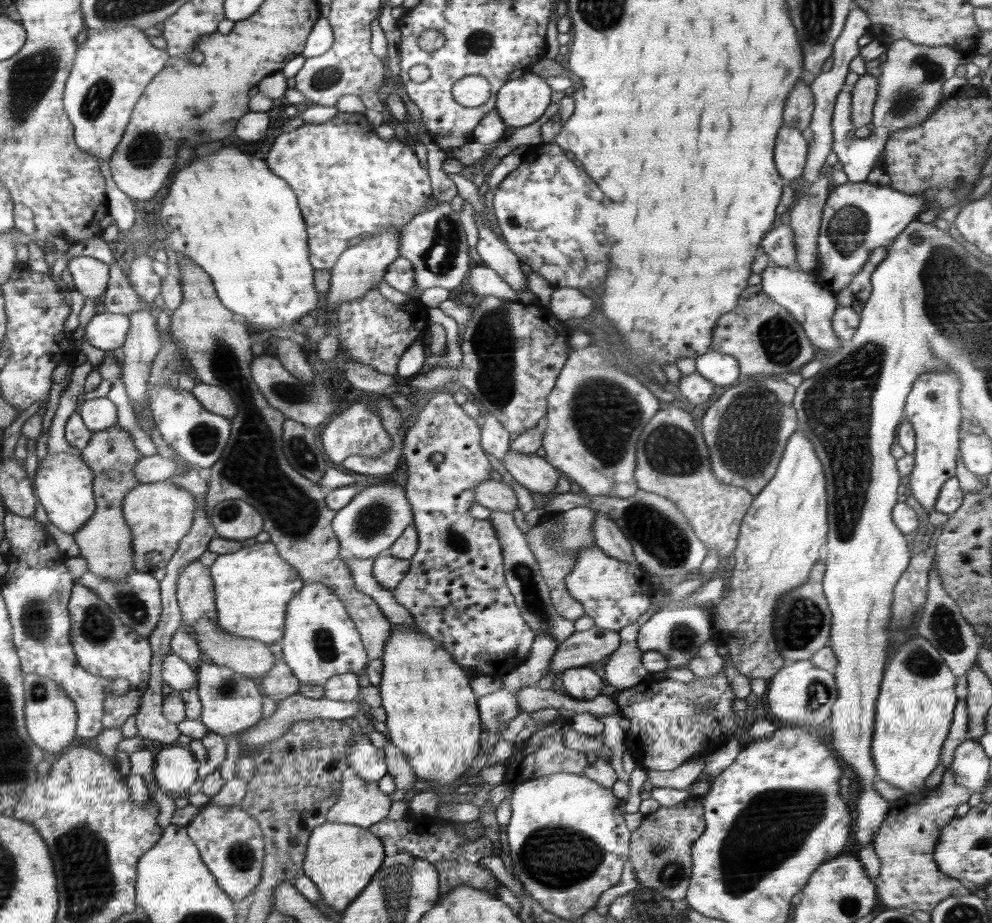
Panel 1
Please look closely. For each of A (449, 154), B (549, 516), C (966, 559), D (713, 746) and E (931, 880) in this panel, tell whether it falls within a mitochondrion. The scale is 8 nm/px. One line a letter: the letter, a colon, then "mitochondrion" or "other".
A: other
B: other
C: other
D: other
E: other

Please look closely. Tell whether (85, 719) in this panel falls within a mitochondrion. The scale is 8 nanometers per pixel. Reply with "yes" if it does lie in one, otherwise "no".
no

